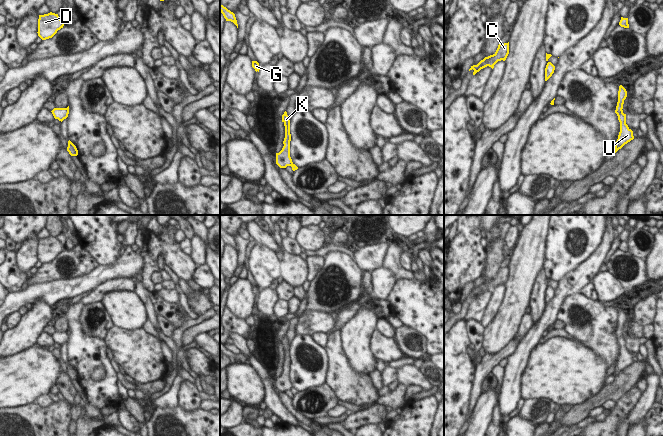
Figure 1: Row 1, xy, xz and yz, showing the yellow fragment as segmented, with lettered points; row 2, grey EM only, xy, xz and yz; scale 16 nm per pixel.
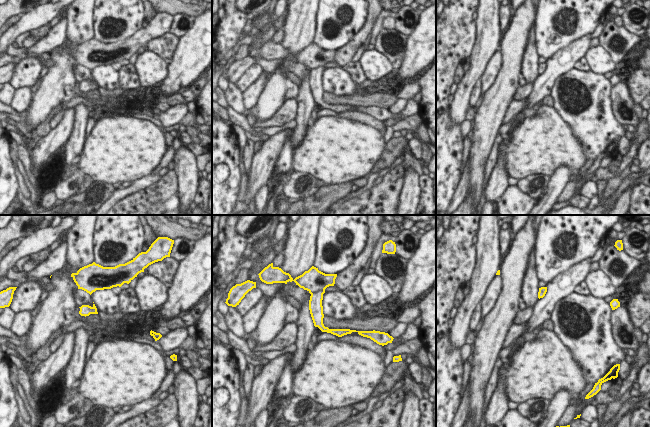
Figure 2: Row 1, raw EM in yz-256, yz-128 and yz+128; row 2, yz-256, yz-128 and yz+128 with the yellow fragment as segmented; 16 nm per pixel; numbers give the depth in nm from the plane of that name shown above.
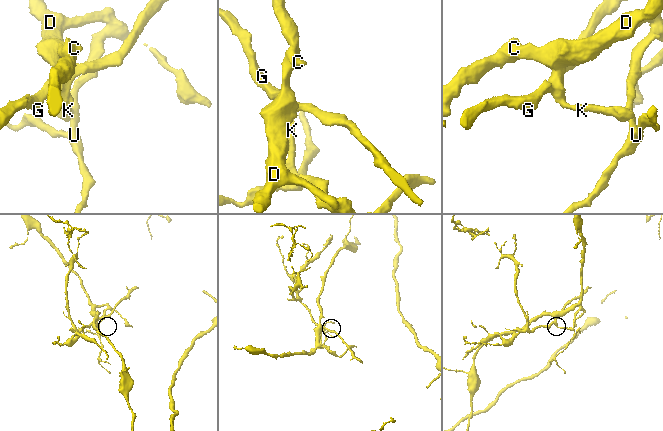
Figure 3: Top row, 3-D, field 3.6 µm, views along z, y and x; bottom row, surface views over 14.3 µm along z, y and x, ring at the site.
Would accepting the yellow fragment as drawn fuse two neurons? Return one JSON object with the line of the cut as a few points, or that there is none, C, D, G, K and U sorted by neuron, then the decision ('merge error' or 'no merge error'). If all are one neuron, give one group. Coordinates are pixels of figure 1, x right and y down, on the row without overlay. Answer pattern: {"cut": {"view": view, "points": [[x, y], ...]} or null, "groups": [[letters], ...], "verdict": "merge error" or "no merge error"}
{"cut": {"view": "yz", "points": [[615, 334], [618, 339]]}, "groups": [["C", "D", "U"], ["G", "K"]], "verdict": "merge error"}

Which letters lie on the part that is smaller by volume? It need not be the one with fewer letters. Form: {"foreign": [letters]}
{"foreign": ["G", "K"]}

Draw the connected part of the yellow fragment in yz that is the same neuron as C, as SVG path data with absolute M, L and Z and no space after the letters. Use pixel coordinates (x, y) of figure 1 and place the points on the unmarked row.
M509 266L508 267L500 267L498 269L498 272L496 274L496 276L493 279L490 279L488 281L485 281L483 284L481 284L477 289L473 289L471 290L470 294L474 294L473 299L475 299L477 296L479 296L481 293L489 290L492 293L494 292L494 289L498 286L498 285L505 285L507 280L509 278Z

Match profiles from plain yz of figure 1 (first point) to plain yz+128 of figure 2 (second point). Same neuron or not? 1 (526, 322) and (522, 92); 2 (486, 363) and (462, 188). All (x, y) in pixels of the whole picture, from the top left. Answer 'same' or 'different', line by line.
1: same
2: same

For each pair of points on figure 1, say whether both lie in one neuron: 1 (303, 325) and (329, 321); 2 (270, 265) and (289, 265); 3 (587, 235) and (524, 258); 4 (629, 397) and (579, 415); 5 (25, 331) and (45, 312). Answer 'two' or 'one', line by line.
1: one
2: two
3: two
4: two
5: one

